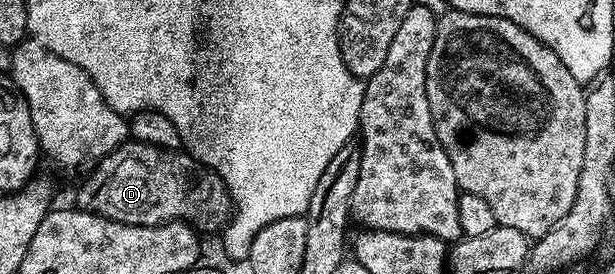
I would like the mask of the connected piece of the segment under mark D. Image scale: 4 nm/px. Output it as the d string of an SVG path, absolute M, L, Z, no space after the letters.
M127 139L120 147L116 147L106 157L98 160L98 164L85 174L82 186L78 189L77 208L107 217L129 225L163 225L165 221L185 221L194 226L199 234L217 234L226 228L232 216L230 191L226 184L207 165L202 165L185 151L161 149L148 143L140 143Z

